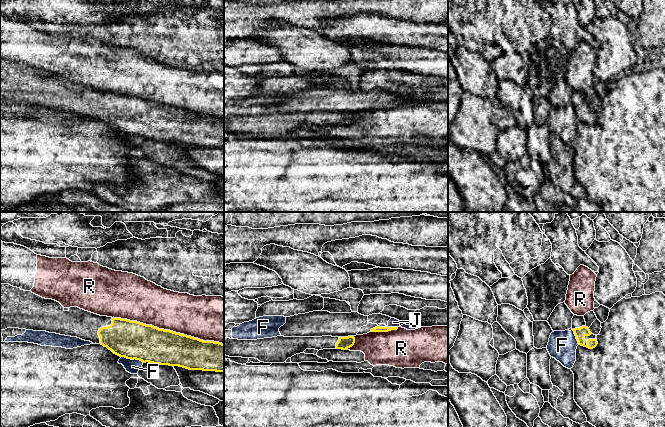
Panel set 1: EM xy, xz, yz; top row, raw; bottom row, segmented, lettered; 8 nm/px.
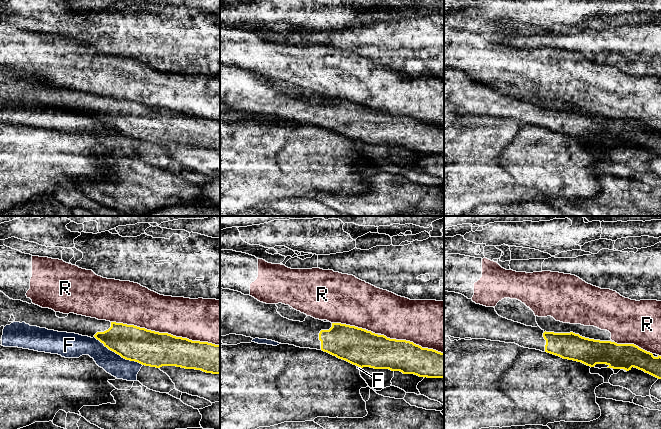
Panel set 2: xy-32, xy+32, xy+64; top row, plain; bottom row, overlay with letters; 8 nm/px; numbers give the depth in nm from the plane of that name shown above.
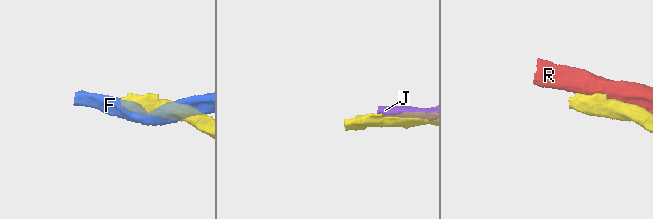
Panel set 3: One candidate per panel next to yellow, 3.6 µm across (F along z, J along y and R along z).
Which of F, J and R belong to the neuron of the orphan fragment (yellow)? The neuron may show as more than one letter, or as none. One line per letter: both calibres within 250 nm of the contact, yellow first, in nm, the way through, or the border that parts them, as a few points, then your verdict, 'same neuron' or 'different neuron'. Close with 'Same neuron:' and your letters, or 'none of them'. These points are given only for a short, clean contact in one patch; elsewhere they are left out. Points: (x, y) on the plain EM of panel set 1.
F: 300 nm thick on the yellow side, 110 nm on the other; border along xy (121, 132), (127, 135), (139, 135), (143, 138); different neuron
J: 50 nm thick on the yellow side, 70 nm on the other; different neuron
R: 300 nm thick on the yellow side, 320 nm on the other; different neuron
Same neuron: none of them

